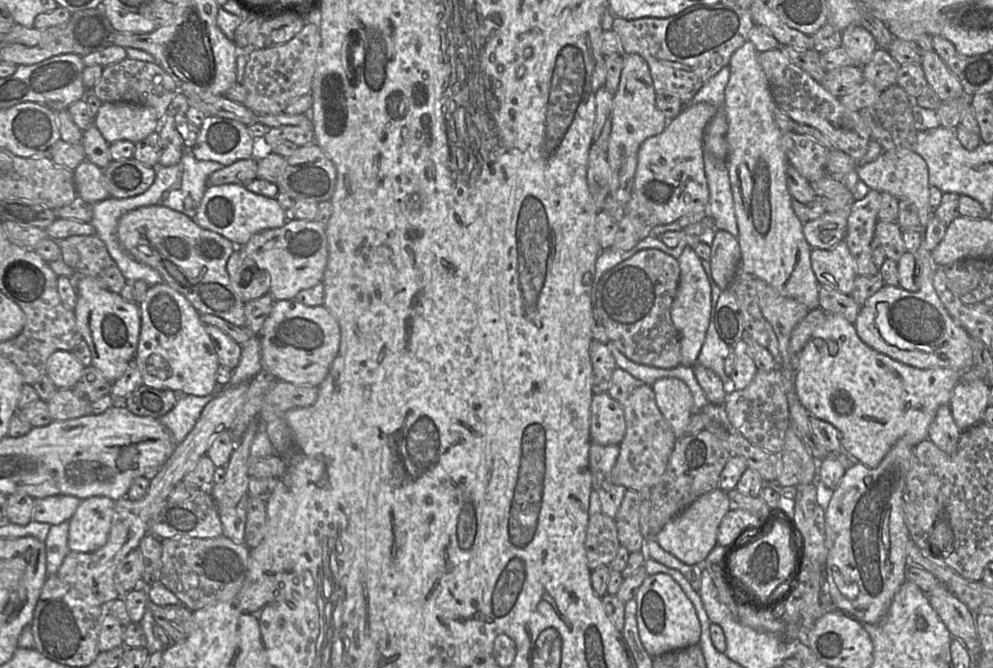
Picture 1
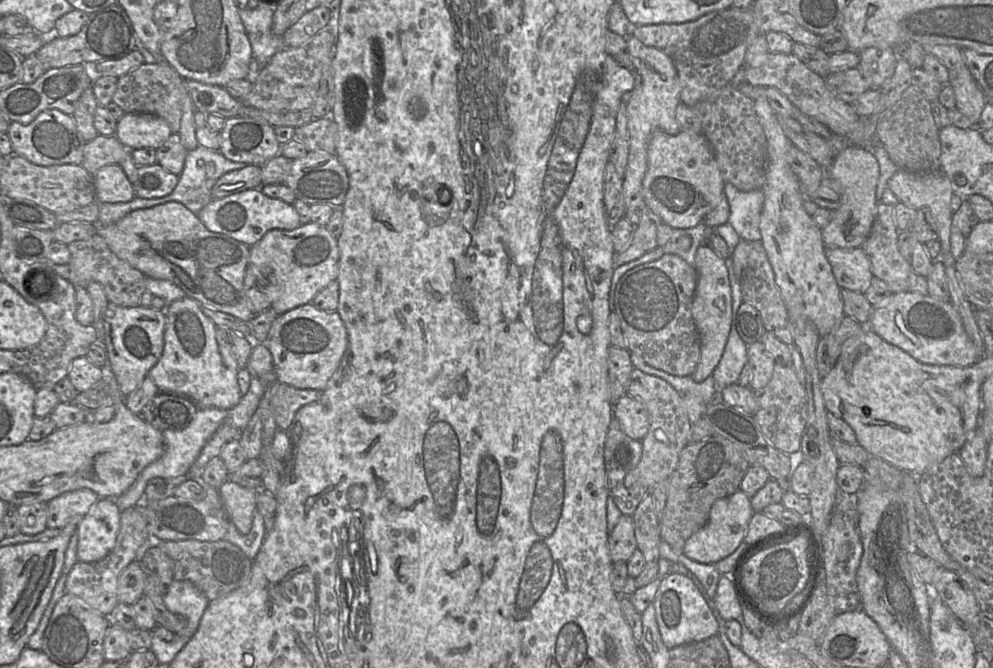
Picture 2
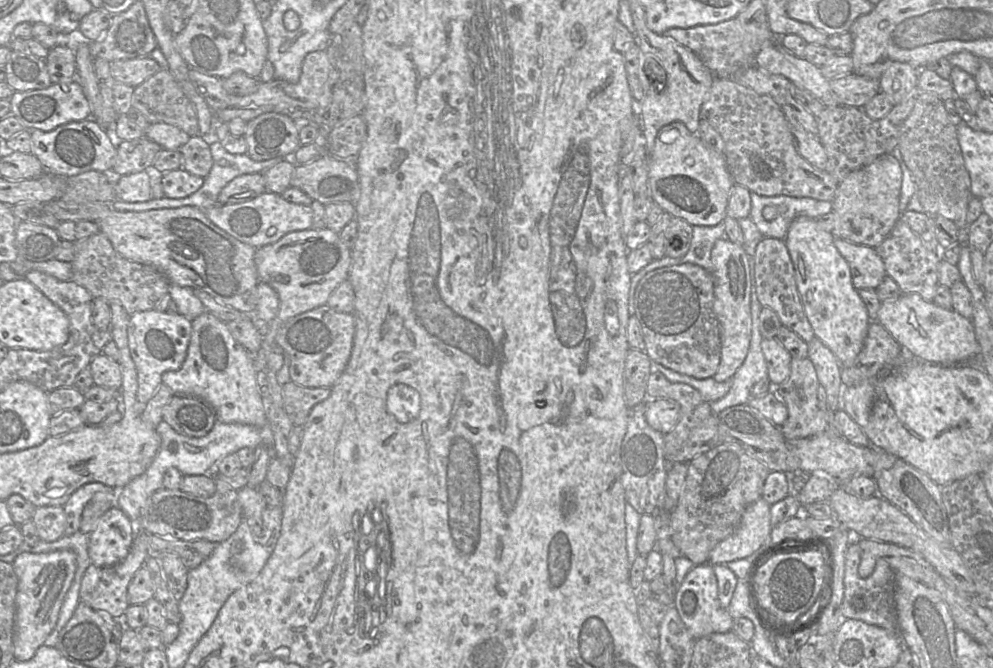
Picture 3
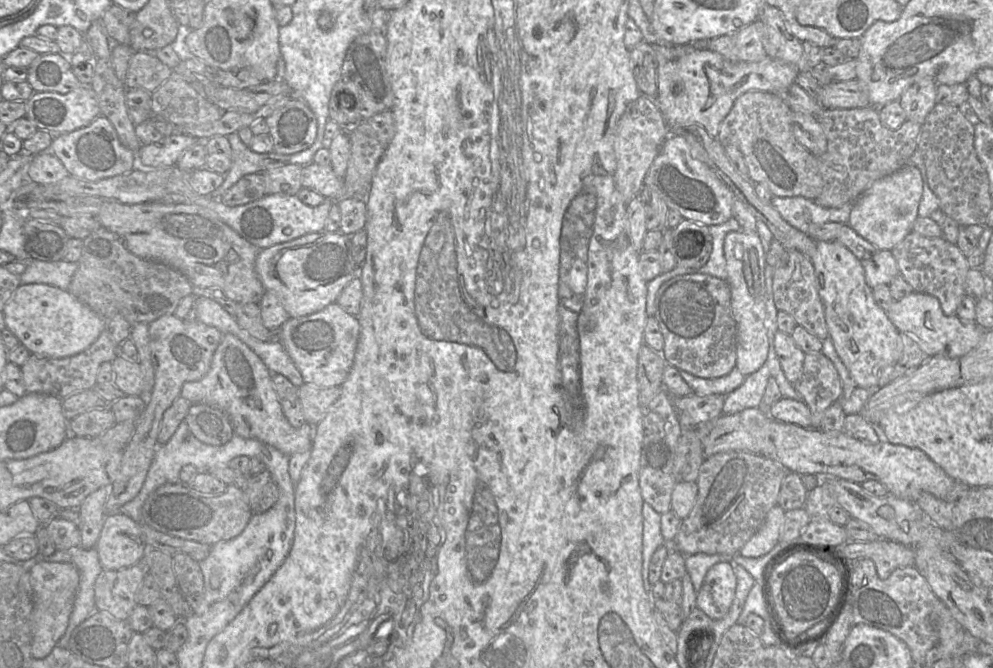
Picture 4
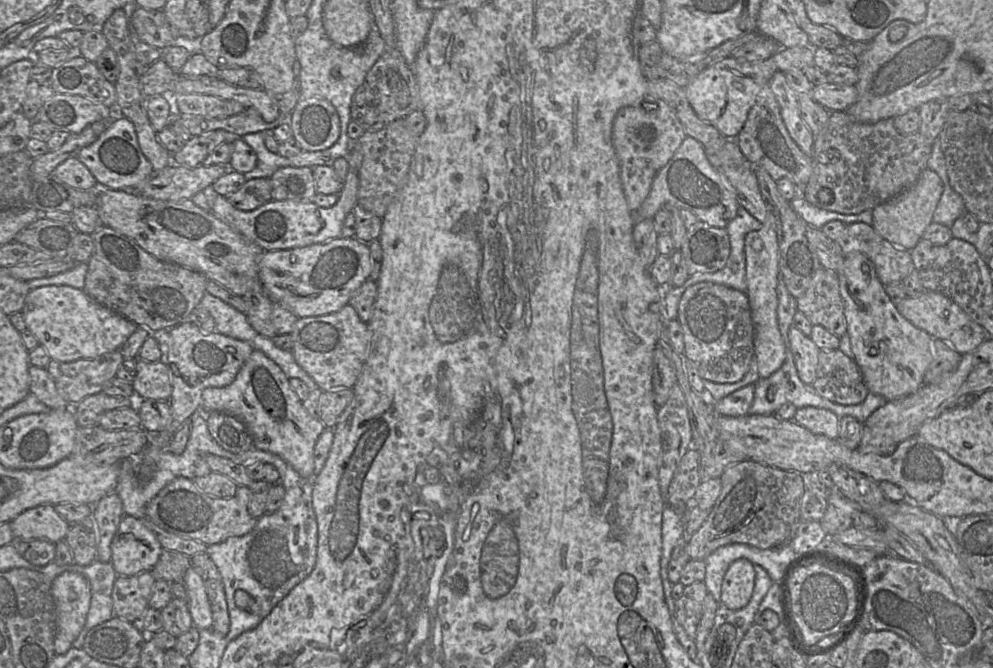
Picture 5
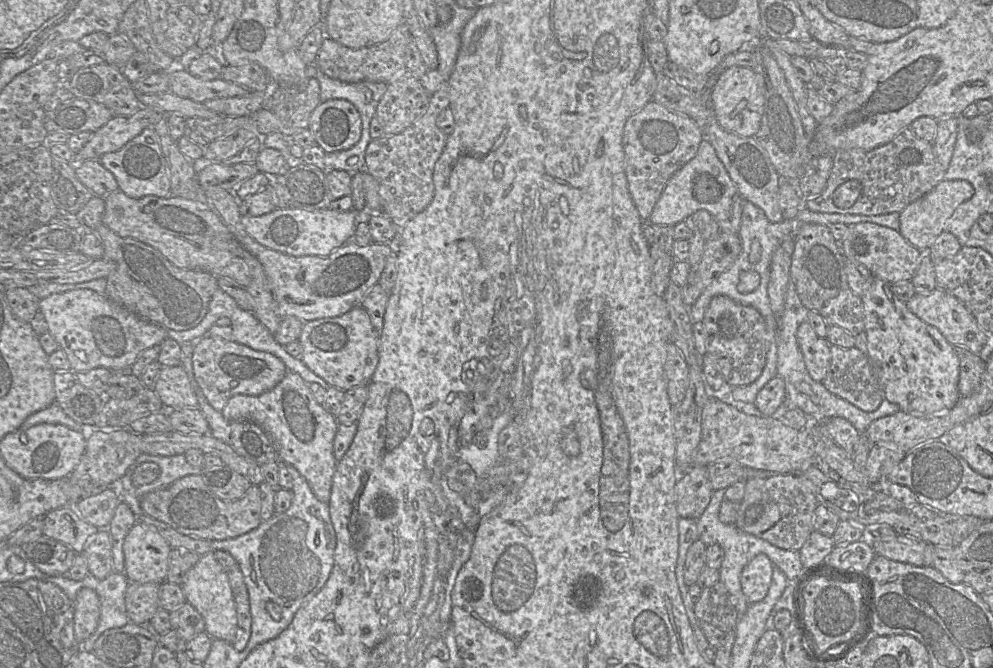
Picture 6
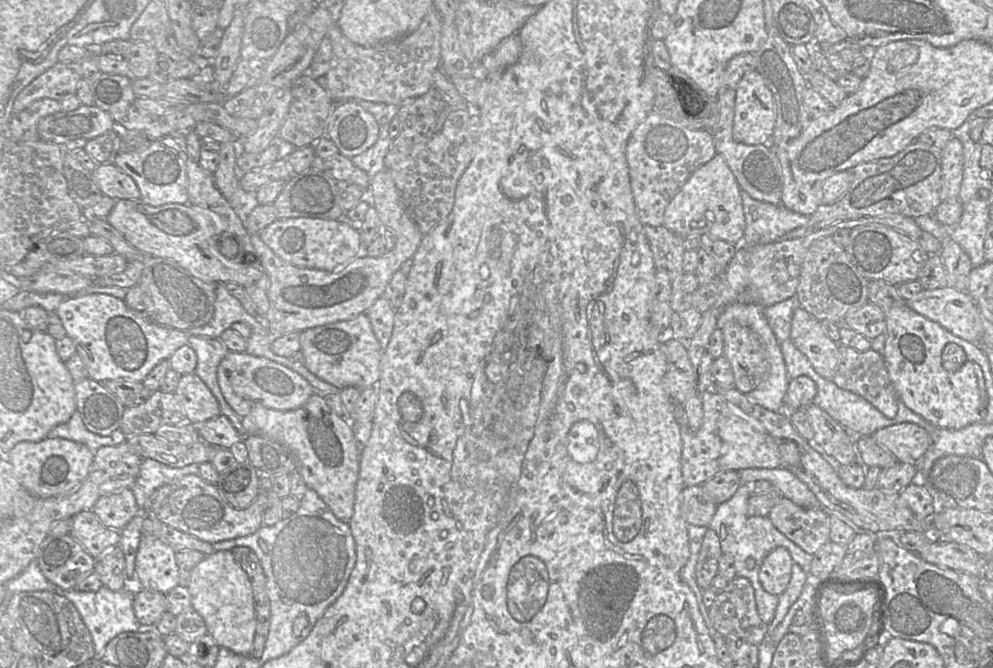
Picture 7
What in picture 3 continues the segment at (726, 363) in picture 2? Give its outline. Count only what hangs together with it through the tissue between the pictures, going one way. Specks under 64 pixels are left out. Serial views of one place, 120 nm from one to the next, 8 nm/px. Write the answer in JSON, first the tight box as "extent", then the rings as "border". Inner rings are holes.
{"extent":[712,318,768,413],"border":[[[759,318],[752,320],[752,335],[748,354],[731,378],[731,388],[722,398],[712,402],[712,413],[747,404],[752,397],[752,387],[761,379],[767,378],[768,367],[761,349],[762,336],[759,331]]]}

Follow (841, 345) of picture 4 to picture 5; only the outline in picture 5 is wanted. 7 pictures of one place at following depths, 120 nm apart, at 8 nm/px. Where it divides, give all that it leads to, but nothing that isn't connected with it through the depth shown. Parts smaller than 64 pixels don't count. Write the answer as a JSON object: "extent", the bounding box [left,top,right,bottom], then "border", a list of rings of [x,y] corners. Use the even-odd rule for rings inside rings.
{"extent":[840,255,936,400],"border":[[[845,255],[840,274],[840,294],[844,302],[852,358],[859,366],[870,393],[895,400],[915,392],[925,383],[924,377],[933,359],[936,339],[904,318],[885,288],[874,264],[865,255]]]}

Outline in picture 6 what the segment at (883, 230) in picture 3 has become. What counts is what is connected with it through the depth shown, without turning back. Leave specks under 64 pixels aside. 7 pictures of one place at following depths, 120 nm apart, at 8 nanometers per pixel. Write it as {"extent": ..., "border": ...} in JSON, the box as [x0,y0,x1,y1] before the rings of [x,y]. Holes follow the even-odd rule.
{"extent":[899,180,975,252],"border":[[[942,180],[930,192],[910,203],[899,213],[901,235],[913,246],[927,252],[936,238],[945,231],[945,224],[957,207],[974,195],[975,189],[966,180]]]}

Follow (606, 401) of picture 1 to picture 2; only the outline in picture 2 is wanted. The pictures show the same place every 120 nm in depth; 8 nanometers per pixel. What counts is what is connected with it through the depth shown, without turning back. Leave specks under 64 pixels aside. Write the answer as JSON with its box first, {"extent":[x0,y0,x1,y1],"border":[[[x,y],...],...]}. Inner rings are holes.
{"extent":[613,395,650,439],"border":[[[624,395],[614,402],[613,418],[622,431],[632,439],[643,439],[650,426],[650,417],[643,404]]]}

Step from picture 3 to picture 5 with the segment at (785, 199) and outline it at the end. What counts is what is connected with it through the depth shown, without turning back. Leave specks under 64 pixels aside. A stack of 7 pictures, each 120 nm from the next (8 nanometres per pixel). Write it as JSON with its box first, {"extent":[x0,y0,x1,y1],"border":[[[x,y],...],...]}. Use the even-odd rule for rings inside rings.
{"extent":[790,198,873,229],"border":[[[804,198],[792,199],[790,204],[793,210],[809,225],[819,229],[831,221],[840,221],[846,225],[854,223],[865,223],[872,226],[873,223],[871,211],[864,211],[855,215],[839,214],[814,207]]]}

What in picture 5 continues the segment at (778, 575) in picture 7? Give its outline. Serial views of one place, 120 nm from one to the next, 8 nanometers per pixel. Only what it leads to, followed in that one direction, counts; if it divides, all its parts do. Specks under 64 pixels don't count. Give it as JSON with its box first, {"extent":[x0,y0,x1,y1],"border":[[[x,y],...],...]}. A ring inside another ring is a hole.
{"extent":[719,560,755,611],"border":[[[749,560],[731,563],[723,577],[719,605],[732,611],[745,607],[752,598],[755,578],[755,565]]]}

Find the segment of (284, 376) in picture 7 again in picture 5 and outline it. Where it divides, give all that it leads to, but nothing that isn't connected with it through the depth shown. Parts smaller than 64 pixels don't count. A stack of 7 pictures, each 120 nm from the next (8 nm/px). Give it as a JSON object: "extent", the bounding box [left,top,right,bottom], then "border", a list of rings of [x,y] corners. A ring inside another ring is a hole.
{"extent":[137,322,255,482],"border":[[[184,322],[169,329],[168,346],[165,357],[161,361],[169,369],[172,394],[168,403],[171,408],[173,422],[162,431],[147,431],[147,444],[141,451],[142,464],[137,466],[140,482],[148,482],[154,475],[158,456],[164,451],[175,430],[188,418],[191,421],[205,413],[202,409],[202,392],[209,387],[225,387],[230,385],[244,362],[255,348],[248,342],[237,340],[220,333],[204,334],[199,327]]]}

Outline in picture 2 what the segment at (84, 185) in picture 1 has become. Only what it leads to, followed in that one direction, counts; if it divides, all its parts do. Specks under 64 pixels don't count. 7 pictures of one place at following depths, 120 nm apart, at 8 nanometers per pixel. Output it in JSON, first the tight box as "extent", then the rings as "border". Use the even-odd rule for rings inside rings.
{"extent":[93,164,135,203],"border":[[[119,164],[100,168],[93,181],[97,203],[123,203],[135,198],[132,184]]]}

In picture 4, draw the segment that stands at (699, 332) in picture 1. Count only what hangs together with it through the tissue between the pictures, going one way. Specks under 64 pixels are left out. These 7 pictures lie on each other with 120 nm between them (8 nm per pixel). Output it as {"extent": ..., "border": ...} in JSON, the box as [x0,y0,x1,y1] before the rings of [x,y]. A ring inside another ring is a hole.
{"extent":[723,232,769,376],"border":[[[731,232],[723,244],[726,260],[727,283],[731,290],[731,310],[737,327],[736,366],[744,376],[756,372],[765,363],[769,342],[766,318],[765,267],[766,253],[757,232]],[[743,249],[747,253],[743,254]]]}

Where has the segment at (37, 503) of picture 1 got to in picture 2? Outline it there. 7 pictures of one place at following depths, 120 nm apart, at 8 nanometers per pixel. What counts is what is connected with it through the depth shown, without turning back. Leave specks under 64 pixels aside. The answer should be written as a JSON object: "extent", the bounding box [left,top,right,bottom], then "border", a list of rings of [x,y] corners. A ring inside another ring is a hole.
{"extent":[47,488,100,529],"border":[[[82,488],[65,492],[47,503],[47,528],[63,529],[75,516],[84,516],[100,498],[94,491]]]}

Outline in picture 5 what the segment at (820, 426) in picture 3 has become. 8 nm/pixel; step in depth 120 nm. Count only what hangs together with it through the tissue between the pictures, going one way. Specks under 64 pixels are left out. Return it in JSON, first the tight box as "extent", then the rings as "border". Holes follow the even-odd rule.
{"extent":[811,349,870,405],"border":[[[839,349],[820,351],[816,378],[811,385],[820,396],[841,405],[860,404],[870,393],[855,360]]]}

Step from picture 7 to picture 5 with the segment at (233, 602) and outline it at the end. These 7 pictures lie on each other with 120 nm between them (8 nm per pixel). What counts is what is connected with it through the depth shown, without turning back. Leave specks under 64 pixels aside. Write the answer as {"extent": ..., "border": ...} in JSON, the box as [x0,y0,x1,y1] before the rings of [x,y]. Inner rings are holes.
{"extent":[182,567,213,629],"border":[[[189,567],[182,582],[193,627],[211,629],[213,624],[212,607],[204,580],[195,568]]]}

